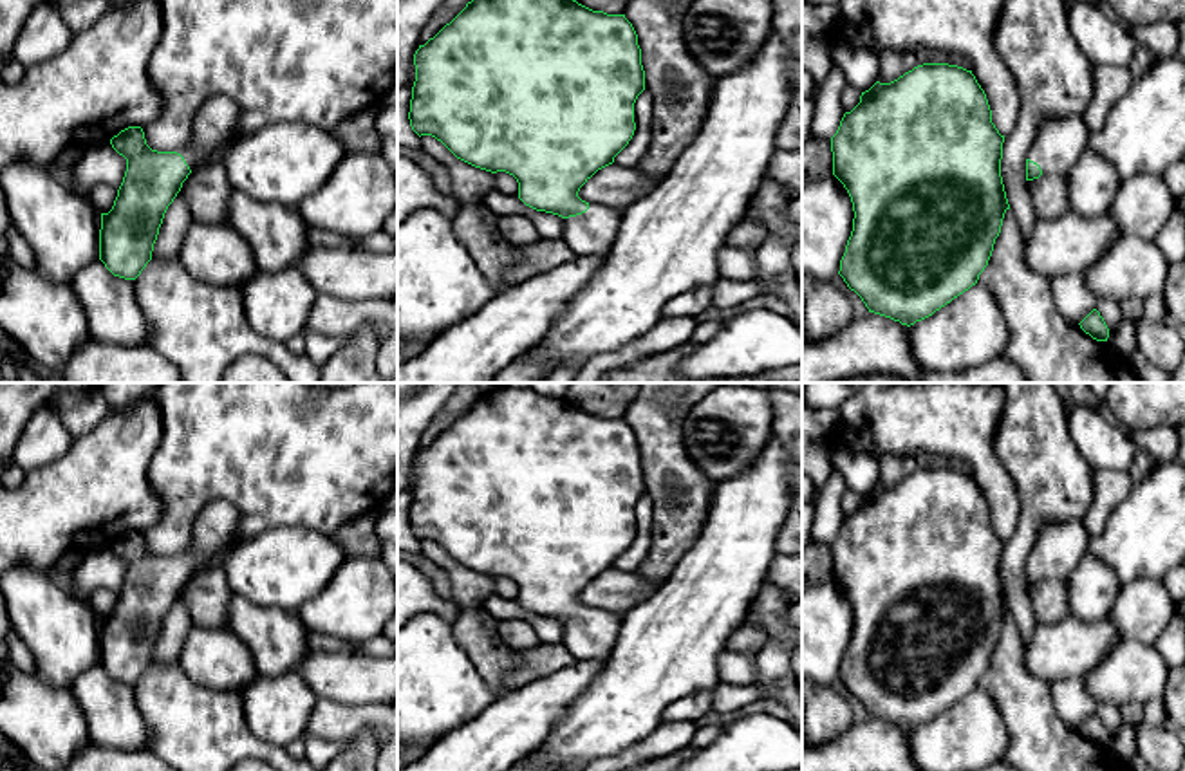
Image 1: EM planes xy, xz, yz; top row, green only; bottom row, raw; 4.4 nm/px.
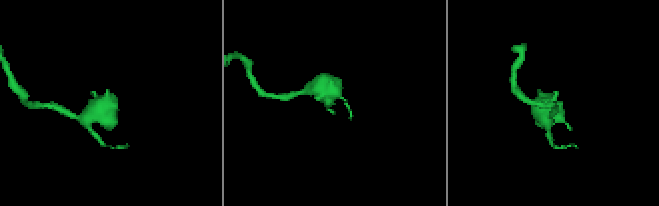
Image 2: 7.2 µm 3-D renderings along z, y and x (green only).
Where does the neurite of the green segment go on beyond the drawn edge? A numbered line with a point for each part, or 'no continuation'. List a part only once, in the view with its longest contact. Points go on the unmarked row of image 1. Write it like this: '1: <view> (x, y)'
1: xz (593, 636)

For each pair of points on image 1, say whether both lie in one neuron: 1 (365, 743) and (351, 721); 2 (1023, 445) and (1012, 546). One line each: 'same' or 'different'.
1: different
2: same

